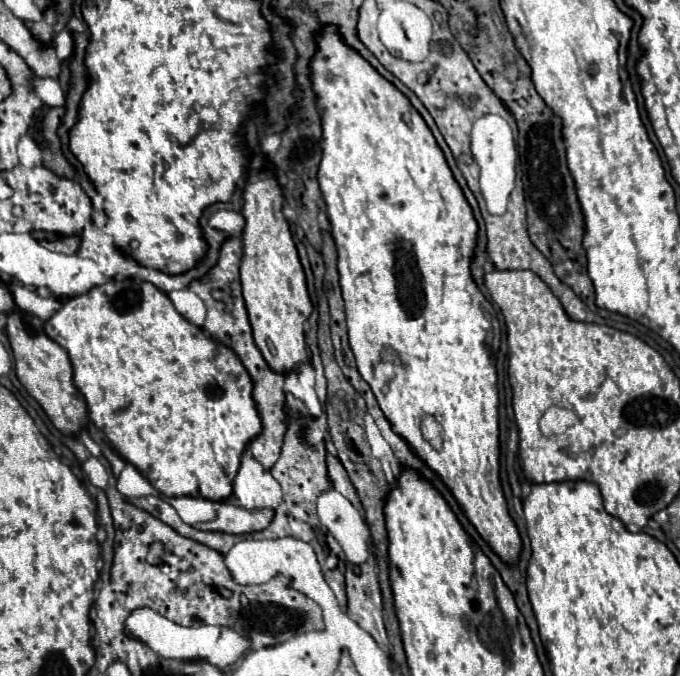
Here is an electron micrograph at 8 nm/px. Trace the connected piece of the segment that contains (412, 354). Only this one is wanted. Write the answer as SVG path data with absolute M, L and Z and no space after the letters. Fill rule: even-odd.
M326 24L314 34L316 42L316 52L310 58L310 76L312 76L312 90L316 94L316 106L320 112L322 120L322 160L318 166L318 182L320 190L326 202L326 214L330 220L330 232L336 244L338 252L338 274L340 274L340 288L344 296L344 312L346 312L346 326L348 326L348 338L350 338L350 348L356 358L358 372L362 378L370 384L374 396L378 398L378 404L382 412L386 412L386 418L390 424L394 424L394 432L400 436L406 436L410 440L410 448L426 460L426 464L444 480L444 484L450 488L462 510L466 512L468 520L476 526L478 534L492 546L492 550L508 564L514 564L518 560L518 554L522 550L522 540L516 530L514 520L508 514L506 500L502 496L500 480L498 480L498 458L500 458L500 448L498 448L498 388L496 388L496 350L500 346L500 324L496 318L496 310L492 304L484 298L476 282L472 280L470 264L472 264L472 254L478 238L478 224L474 220L472 208L468 200L464 198L462 188L452 176L452 170L446 164L444 152L436 144L430 128L426 126L424 118L418 114L418 110L410 104L410 100L394 86L390 84L384 76L378 74L378 70L366 62L354 48L350 48L344 40L342 34L338 32L338 26ZM424 414L432 414L444 428L444 444L440 450L434 450L430 442L424 440L422 428L420 428L420 418Z

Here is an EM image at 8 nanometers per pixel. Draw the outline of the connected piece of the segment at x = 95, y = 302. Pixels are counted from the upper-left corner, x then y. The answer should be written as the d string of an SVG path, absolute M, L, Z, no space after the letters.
M114 278L106 282L104 286L96 286L88 290L86 294L66 300L62 308L44 324L44 330L54 342L58 342L68 352L70 362L74 366L74 386L86 398L88 414L92 422L96 424L96 428L100 428L108 436L116 452L126 462L136 466L148 478L148 482L158 490L158 494L168 498L192 496L192 498L206 498L214 502L224 502L230 496L230 484L234 482L234 472L238 472L240 456L248 448L248 442L254 436L258 436L258 432L262 430L262 422L260 422L256 404L252 400L252 380L246 368L242 366L242 362L238 360L238 356L230 348L214 342L210 336L206 336L202 328L196 328L194 324L190 324L184 316L176 312L176 308L172 306L170 298L164 292L160 292L152 284L146 284L144 280L138 280L138 278L130 278L130 280Z

